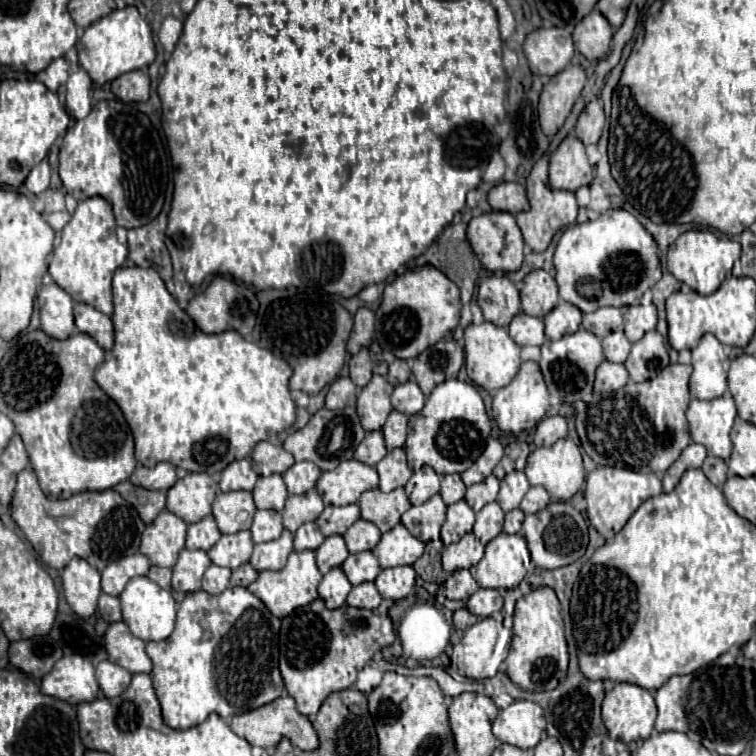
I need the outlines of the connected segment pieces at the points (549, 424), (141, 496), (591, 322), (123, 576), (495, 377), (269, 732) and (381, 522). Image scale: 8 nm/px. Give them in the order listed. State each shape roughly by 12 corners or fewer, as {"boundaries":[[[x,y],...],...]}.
{"boundaries":[[[563,416],[543,418],[535,432],[537,446],[567,438]],[[131,482],[115,490],[151,524],[165,508],[165,492],[145,490]],[[619,308],[583,314],[583,326],[595,336],[623,328]],[[145,554],[125,556],[101,574],[105,594],[119,596],[135,576],[145,576]],[[491,322],[465,328],[465,370],[499,390],[534,346],[521,347]],[[285,694],[233,716],[231,730],[251,746],[275,748],[285,736],[317,750],[307,716]],[[405,488],[361,494],[361,518],[389,532],[411,508]]]}

